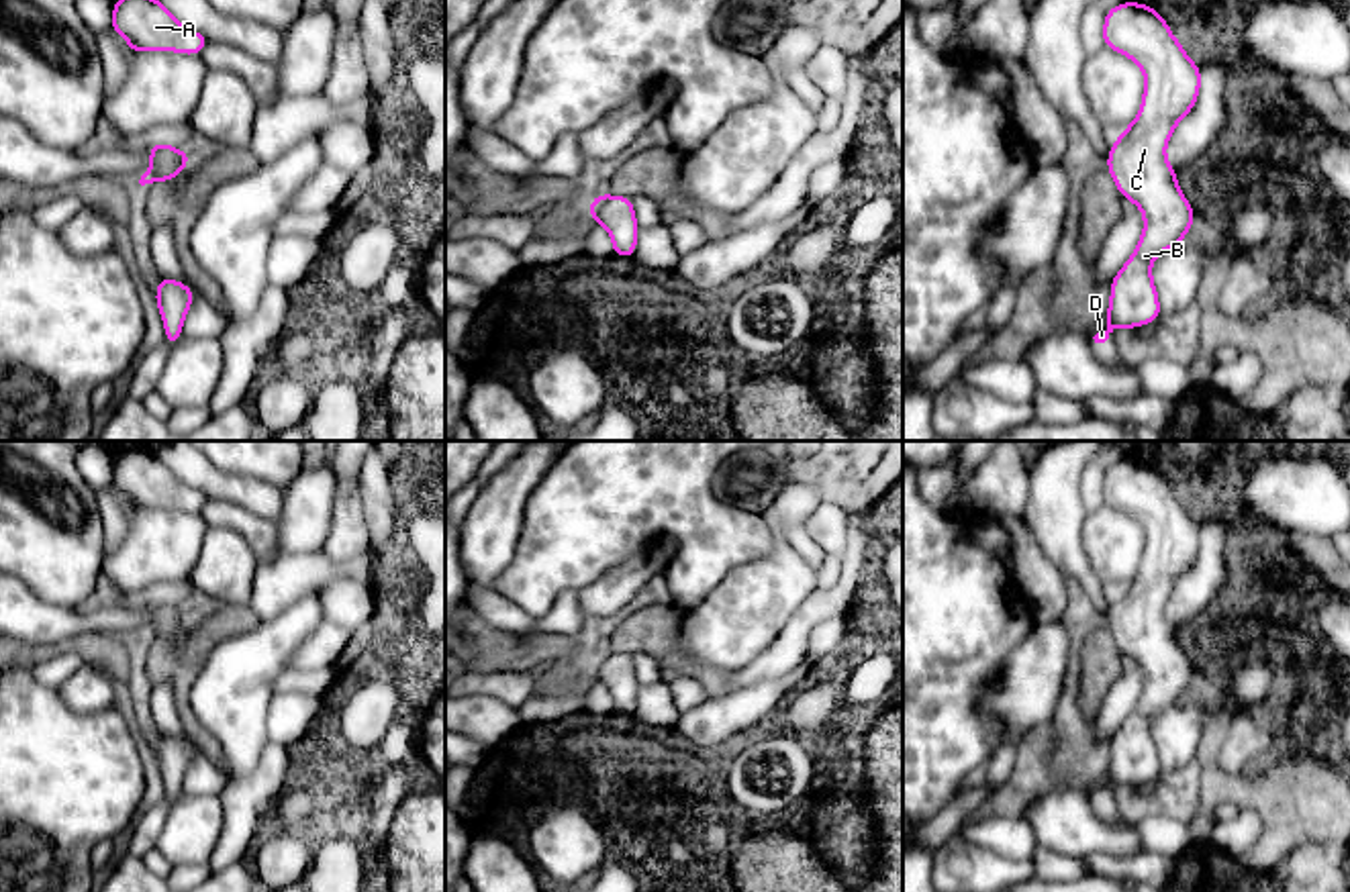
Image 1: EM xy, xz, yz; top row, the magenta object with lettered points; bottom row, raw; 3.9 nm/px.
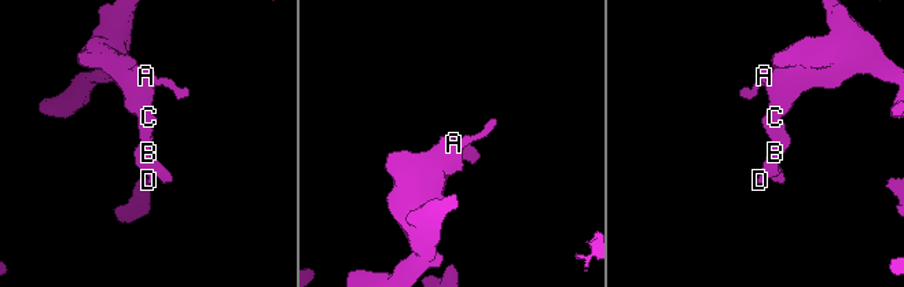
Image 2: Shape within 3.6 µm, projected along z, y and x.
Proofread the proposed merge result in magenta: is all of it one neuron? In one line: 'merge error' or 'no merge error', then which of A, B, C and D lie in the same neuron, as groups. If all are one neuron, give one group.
no merge error; A B C D

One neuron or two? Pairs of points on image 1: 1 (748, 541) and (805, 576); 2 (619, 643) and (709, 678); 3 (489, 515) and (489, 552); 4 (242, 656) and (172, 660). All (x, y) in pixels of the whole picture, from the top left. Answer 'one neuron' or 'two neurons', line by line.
1: two neurons
2: one neuron
3: one neuron
4: two neurons

